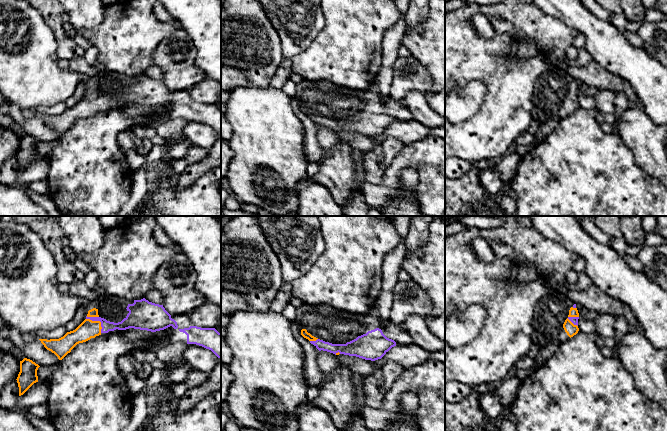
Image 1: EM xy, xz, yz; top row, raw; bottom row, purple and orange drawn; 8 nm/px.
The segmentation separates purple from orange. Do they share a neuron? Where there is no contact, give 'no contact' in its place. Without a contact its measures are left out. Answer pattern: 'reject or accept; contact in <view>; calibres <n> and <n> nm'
accept; contact in xy; calibres 100 and 150 nm

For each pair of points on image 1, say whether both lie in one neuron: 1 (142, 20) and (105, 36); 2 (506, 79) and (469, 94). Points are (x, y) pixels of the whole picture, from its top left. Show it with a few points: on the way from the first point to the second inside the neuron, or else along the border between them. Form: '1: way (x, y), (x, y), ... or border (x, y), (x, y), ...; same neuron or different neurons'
1: way (133, 29), (126, 36), (114, 36); same neuron
2: border (474, 79), (486, 88), (478, 109); different neurons

